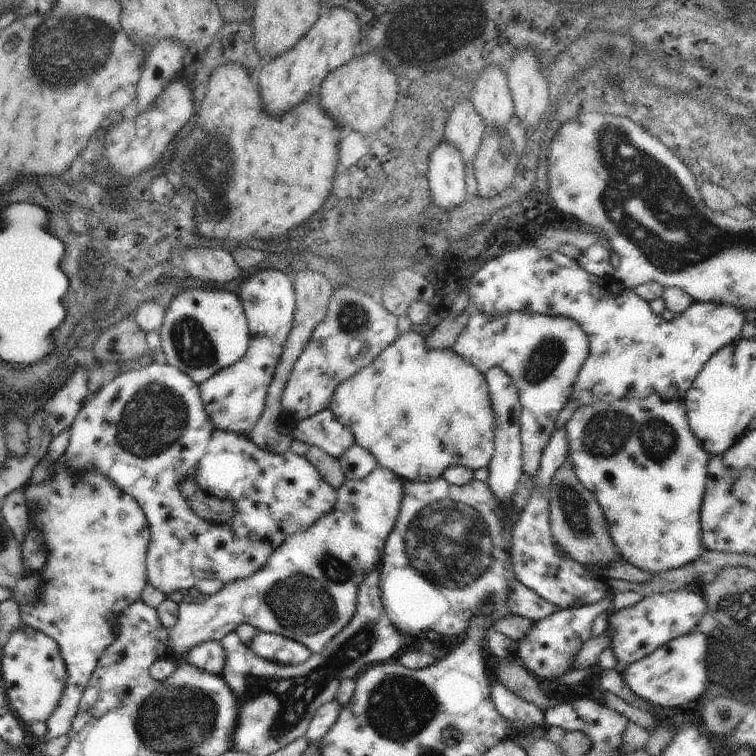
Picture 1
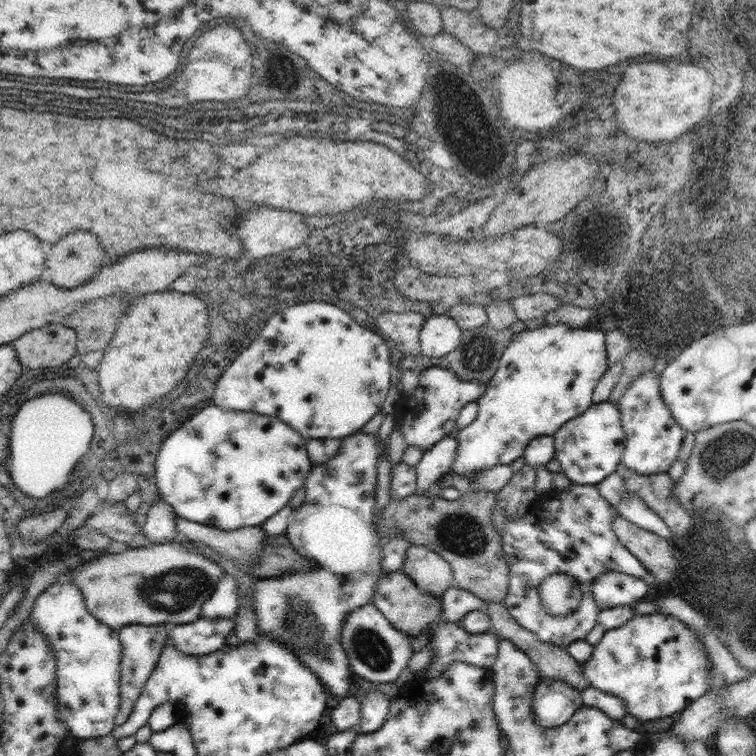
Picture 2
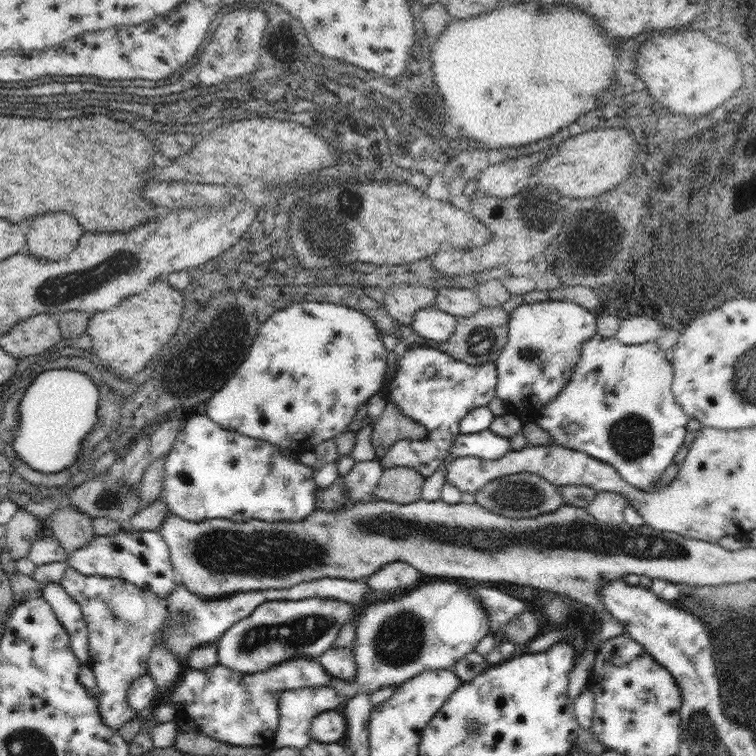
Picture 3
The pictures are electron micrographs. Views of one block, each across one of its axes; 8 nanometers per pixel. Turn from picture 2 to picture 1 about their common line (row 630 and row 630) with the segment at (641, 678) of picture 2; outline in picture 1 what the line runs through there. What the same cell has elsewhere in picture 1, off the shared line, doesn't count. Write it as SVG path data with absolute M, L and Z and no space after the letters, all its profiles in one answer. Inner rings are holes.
M683 588L675 592L665 592L665 594L651 594L649 598L641 598L631 608L623 608L623 610L617 610L615 614L609 614L607 616L607 632L611 638L609 648L615 652L615 660L617 660L613 670L623 674L631 664L643 660L645 656L661 648L663 644L679 636L691 634L697 628L699 620L705 616L705 612L707 612L705 600L699 594L687 592Z

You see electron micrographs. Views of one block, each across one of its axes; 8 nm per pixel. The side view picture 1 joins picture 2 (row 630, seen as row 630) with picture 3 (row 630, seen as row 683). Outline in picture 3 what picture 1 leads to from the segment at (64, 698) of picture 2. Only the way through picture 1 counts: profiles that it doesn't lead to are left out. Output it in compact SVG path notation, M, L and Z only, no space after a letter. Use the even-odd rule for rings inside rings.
M49 582L47 586L43 586L41 596L51 604L57 620L67 630L73 656L79 666L89 666L89 632L79 604L63 590L59 582Z

